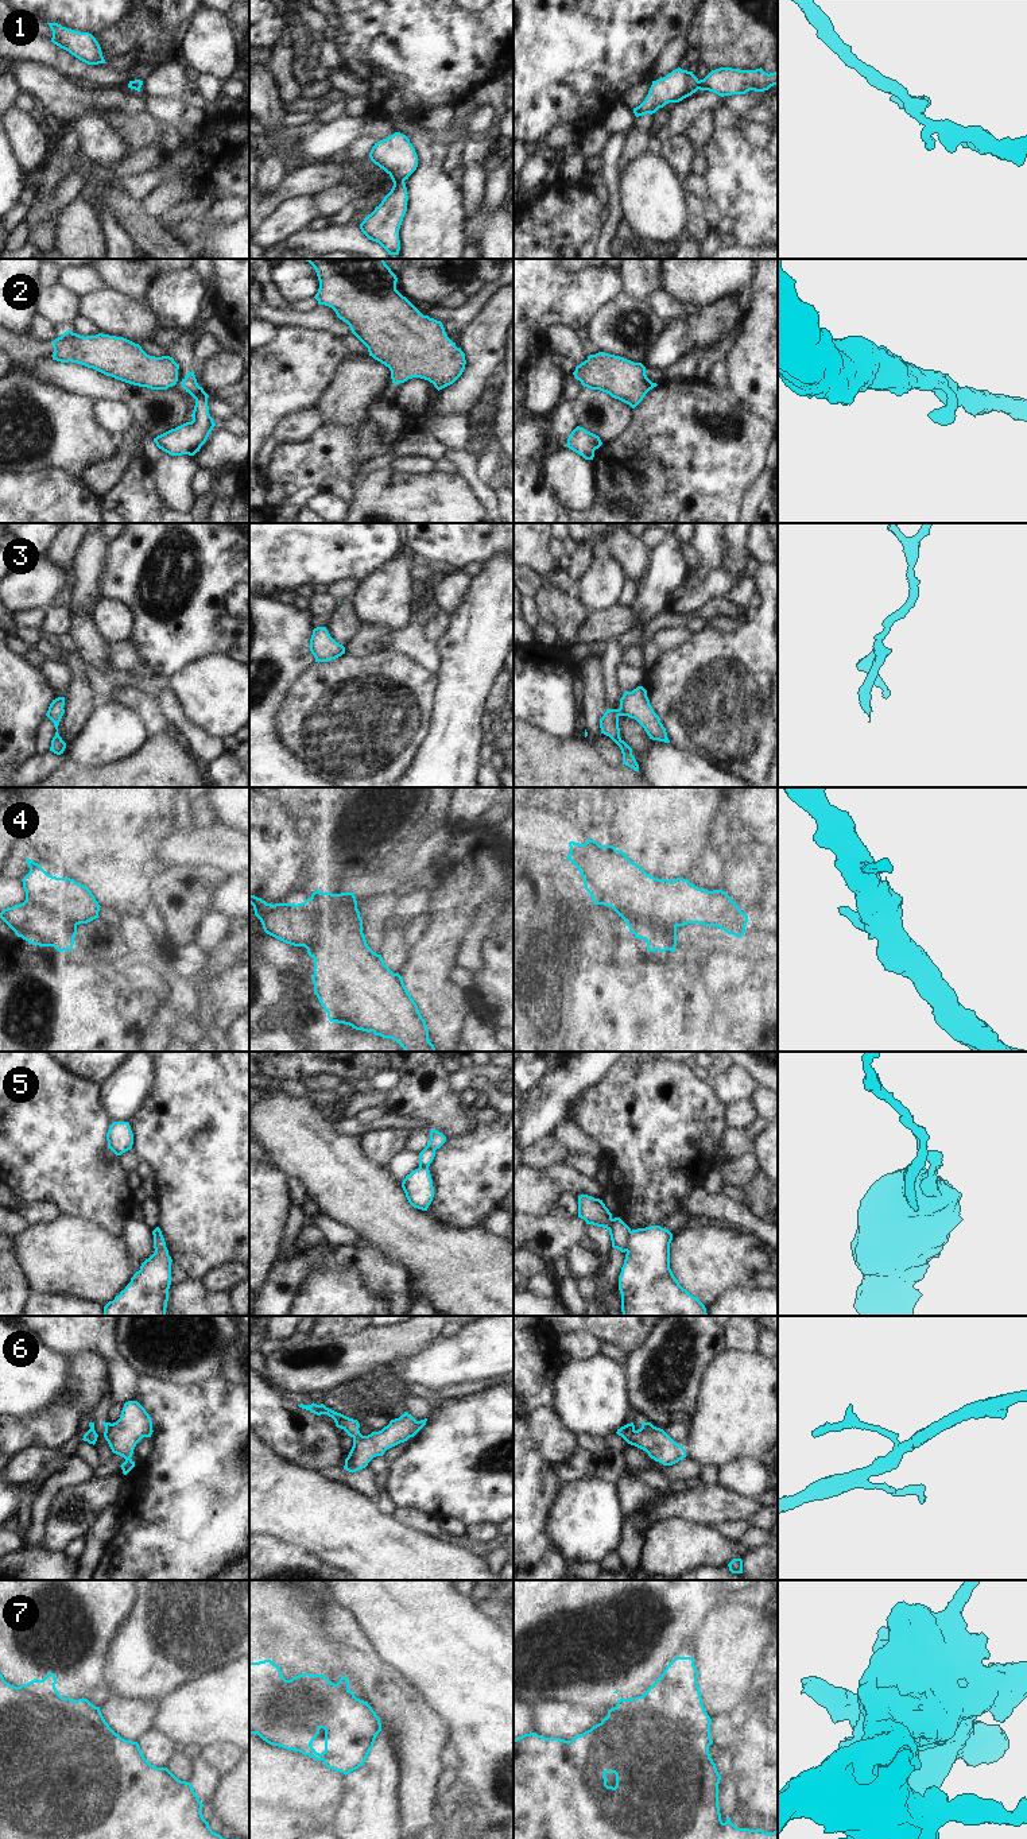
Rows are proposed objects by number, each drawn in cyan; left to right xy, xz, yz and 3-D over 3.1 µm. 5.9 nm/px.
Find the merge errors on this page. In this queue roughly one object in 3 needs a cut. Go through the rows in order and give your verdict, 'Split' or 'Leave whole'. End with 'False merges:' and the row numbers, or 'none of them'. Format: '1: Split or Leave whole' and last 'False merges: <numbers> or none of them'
1: Leave whole
2: Split
3: Leave whole
4: Split
5: Split
6: Leave whole
7: Leave whole
False merges: 2, 4, 5

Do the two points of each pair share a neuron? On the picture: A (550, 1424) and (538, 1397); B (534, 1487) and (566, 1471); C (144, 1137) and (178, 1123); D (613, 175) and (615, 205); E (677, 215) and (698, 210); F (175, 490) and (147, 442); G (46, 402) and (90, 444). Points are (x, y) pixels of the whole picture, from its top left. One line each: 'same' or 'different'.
A: different
B: different
C: same
D: same
E: different
F: same
G: same

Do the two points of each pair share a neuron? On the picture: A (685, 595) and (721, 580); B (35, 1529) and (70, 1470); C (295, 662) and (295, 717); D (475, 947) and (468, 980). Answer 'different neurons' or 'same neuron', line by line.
A: same neuron
B: same neuron
C: different neurons
D: different neurons

